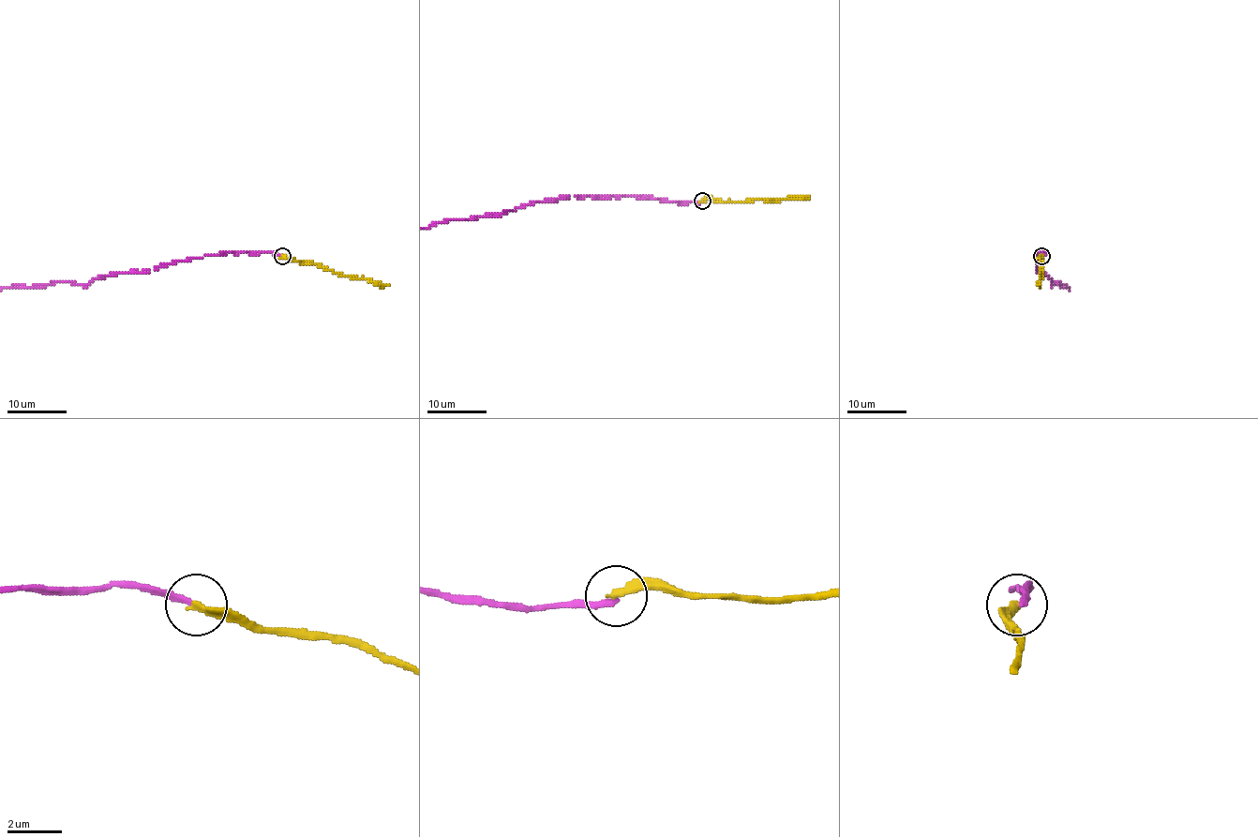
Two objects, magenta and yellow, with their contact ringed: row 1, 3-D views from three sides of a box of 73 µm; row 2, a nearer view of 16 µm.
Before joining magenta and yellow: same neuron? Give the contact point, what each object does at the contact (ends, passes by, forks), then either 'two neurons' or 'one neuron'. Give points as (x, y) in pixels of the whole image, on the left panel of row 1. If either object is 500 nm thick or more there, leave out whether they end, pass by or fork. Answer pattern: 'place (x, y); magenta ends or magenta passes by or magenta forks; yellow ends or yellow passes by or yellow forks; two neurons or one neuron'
place (282, 256); magenta ends; yellow ends; two neurons

